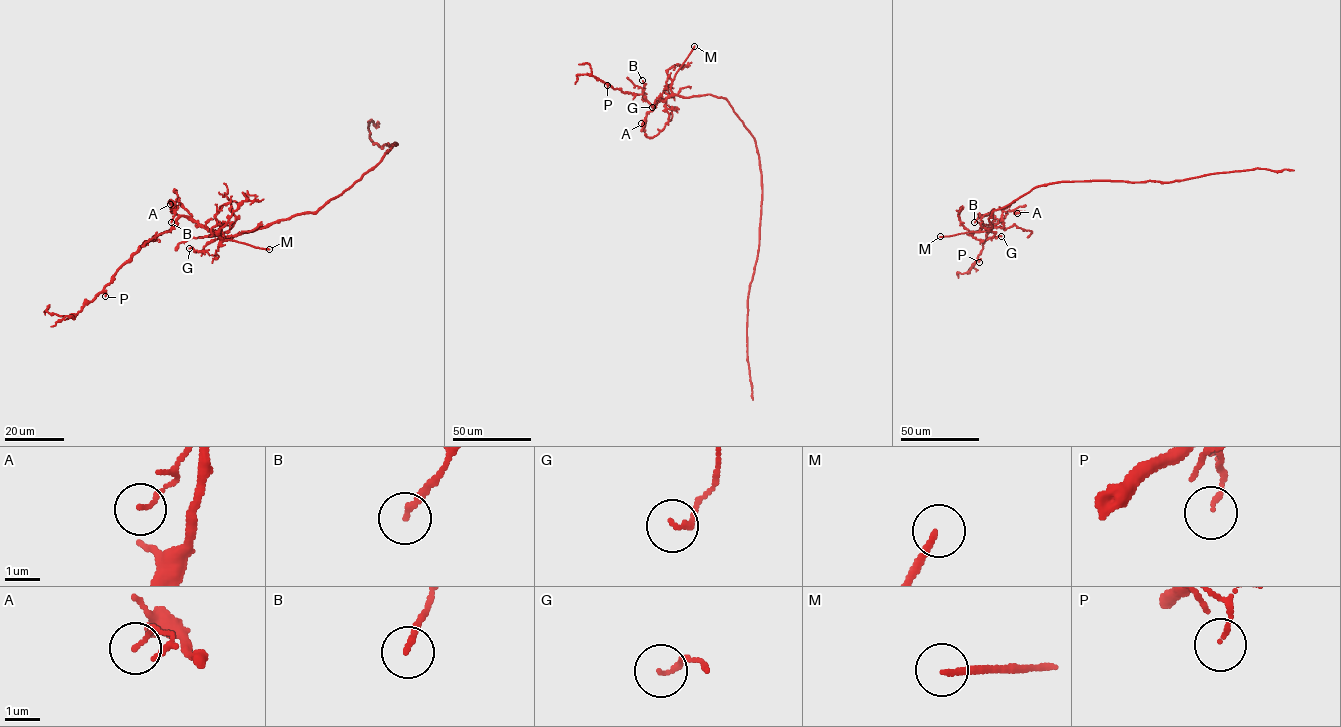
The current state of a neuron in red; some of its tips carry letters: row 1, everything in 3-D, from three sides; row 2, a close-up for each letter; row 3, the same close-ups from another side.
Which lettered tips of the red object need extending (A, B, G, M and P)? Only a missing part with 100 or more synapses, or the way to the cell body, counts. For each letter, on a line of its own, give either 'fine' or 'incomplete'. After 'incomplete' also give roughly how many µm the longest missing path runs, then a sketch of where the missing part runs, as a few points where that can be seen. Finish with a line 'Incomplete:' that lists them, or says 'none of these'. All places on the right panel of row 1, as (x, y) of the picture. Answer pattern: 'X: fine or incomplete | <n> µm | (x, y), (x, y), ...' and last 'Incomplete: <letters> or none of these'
A: fine
B: fine
G: fine
M: incomplete | 60 µm | (940, 236), (921, 239), (914, 247), (916, 256), (938, 279)
P: fine
Incomplete: M

